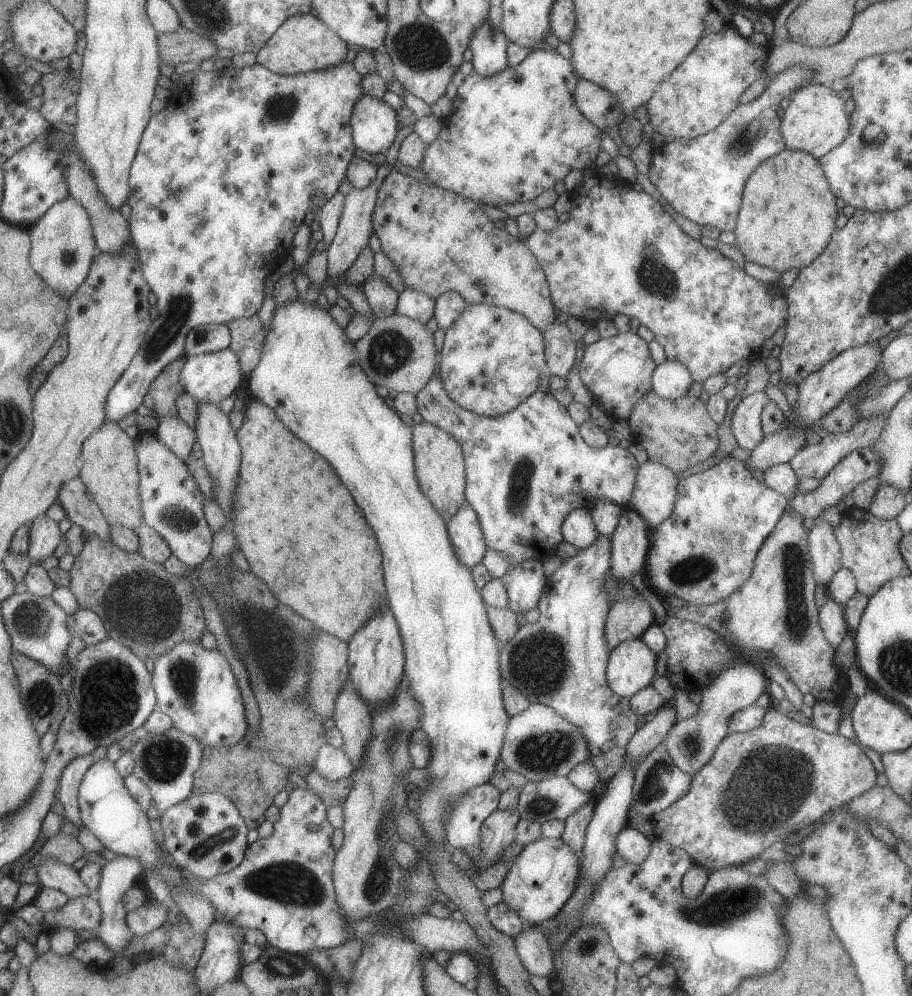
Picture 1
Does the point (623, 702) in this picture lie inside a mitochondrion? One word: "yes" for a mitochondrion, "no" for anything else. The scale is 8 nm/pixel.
no

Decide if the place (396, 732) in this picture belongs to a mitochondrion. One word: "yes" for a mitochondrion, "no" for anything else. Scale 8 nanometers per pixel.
yes

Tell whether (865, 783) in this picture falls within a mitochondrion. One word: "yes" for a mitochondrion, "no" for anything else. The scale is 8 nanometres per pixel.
no

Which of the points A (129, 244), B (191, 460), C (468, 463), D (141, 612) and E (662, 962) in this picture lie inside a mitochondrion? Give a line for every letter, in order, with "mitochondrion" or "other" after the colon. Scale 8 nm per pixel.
A: other
B: other
C: other
D: mitochondrion
E: other

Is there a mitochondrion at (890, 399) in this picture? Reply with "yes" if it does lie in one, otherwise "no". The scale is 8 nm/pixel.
no

